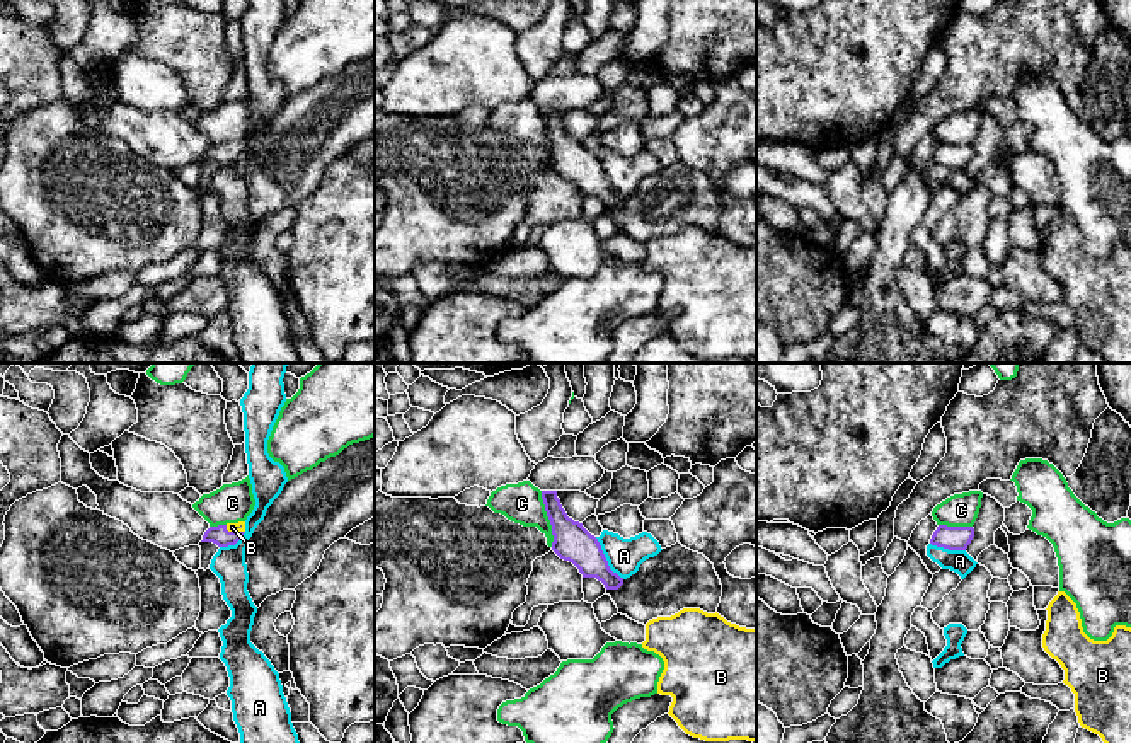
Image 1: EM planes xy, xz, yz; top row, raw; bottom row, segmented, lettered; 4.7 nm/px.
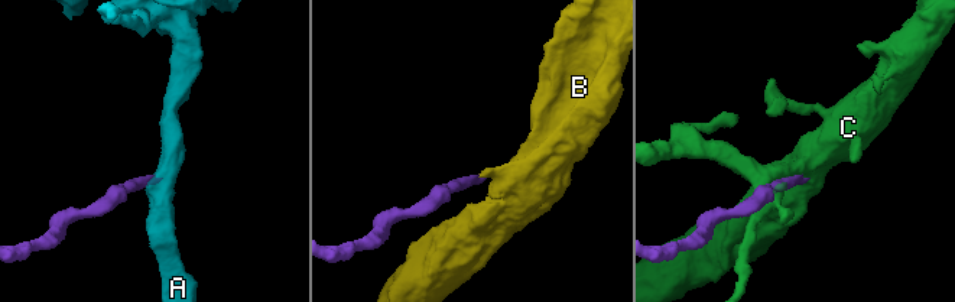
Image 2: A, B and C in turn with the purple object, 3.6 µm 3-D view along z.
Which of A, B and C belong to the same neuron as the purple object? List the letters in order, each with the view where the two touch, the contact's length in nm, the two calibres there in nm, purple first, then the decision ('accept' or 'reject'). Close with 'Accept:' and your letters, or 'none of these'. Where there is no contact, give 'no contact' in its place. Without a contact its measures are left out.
A: xz | 240 nm | 180/170 nm | reject
B: xy | 100 nm | 90/50 nm | accept
C: xz | 280 nm | 180/190 nm | reject
Accept: B

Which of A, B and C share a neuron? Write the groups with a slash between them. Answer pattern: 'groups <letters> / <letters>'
groups A / B / C

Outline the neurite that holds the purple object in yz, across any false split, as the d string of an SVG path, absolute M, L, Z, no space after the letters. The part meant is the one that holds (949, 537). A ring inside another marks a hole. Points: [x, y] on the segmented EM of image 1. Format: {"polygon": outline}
{"polygon": "M939 525L930 544L949 550L966 550L974 537L973 527L947 527Z"}

